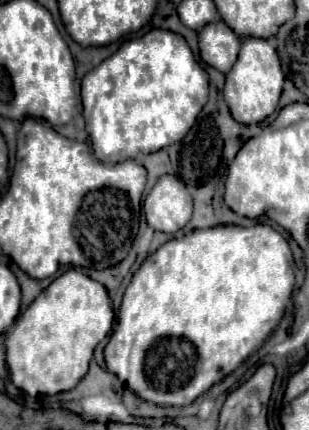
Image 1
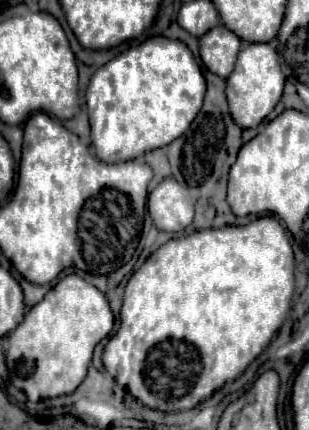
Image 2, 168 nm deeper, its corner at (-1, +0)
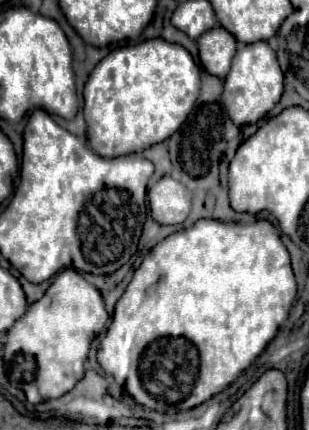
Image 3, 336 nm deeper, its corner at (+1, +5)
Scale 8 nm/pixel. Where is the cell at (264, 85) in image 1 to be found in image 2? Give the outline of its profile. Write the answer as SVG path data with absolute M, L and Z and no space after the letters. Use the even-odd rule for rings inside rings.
M246 44L238 52L236 68L226 80L226 98L230 114L240 128L256 128L278 104L284 90L284 76L280 70L278 54L268 44Z

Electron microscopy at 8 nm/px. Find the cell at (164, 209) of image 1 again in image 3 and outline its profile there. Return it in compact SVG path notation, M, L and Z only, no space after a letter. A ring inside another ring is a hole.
M166 175L148 189L148 203L154 221L160 225L178 225L190 213L192 193L174 177Z

